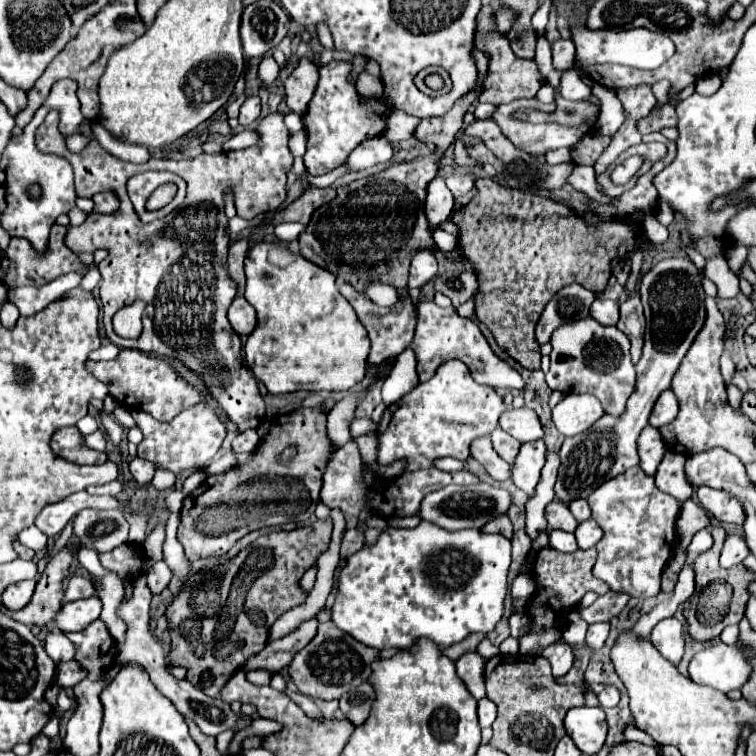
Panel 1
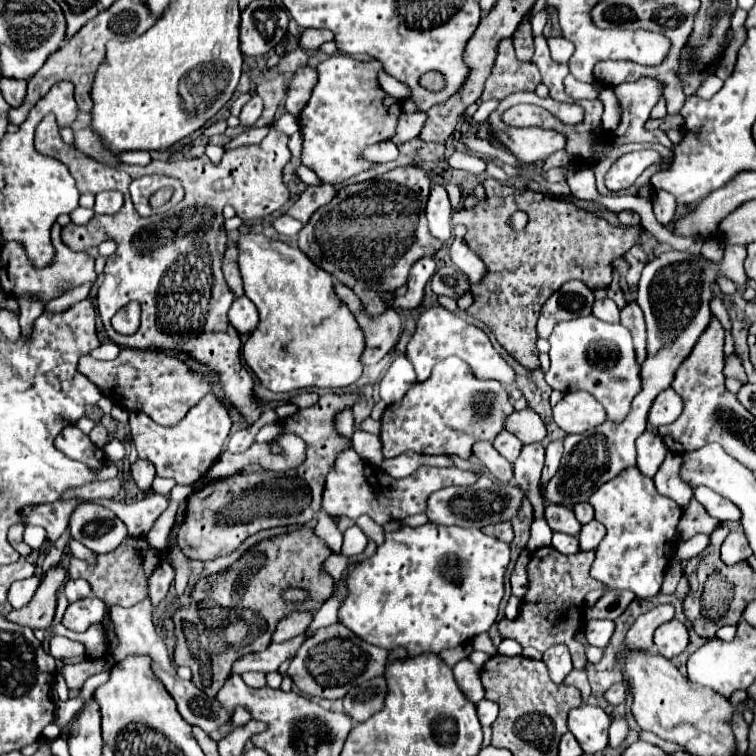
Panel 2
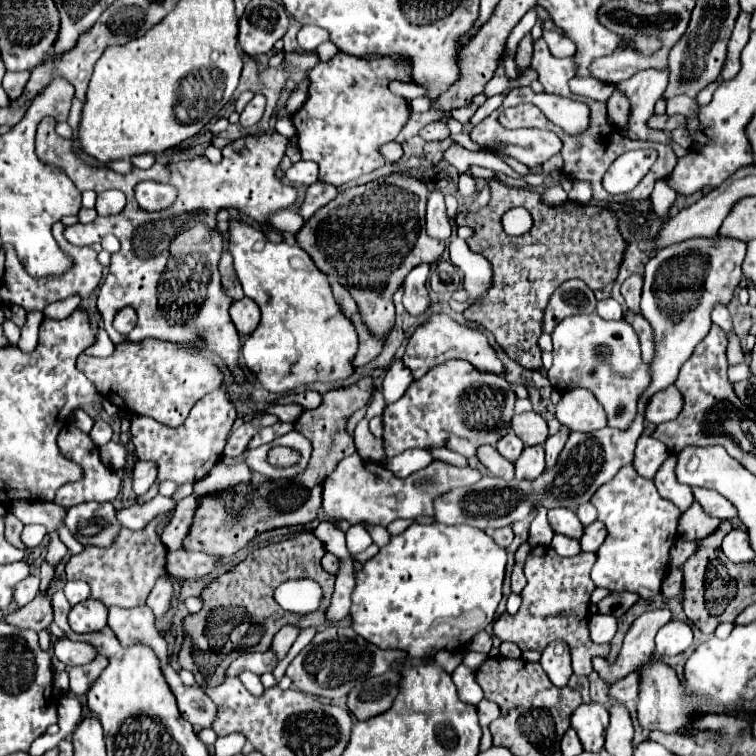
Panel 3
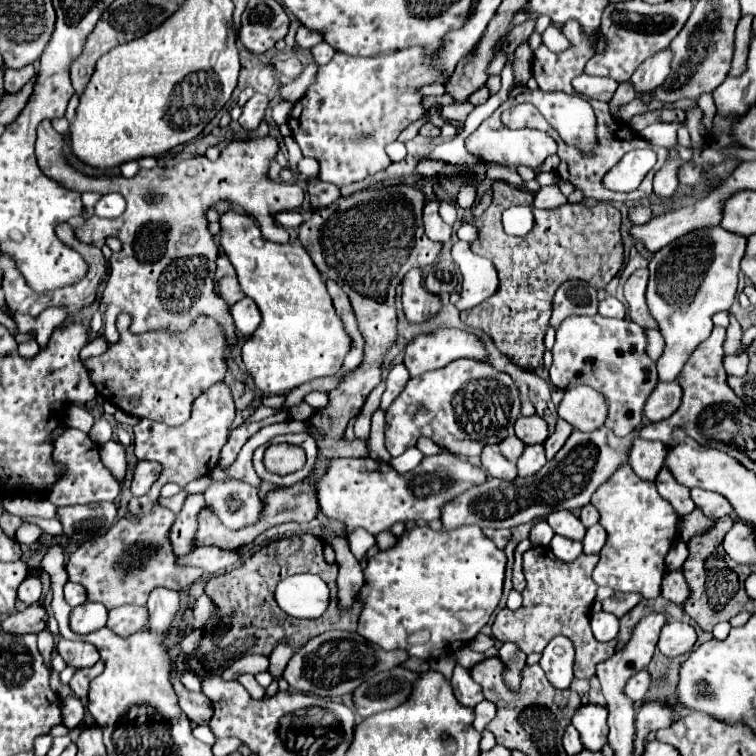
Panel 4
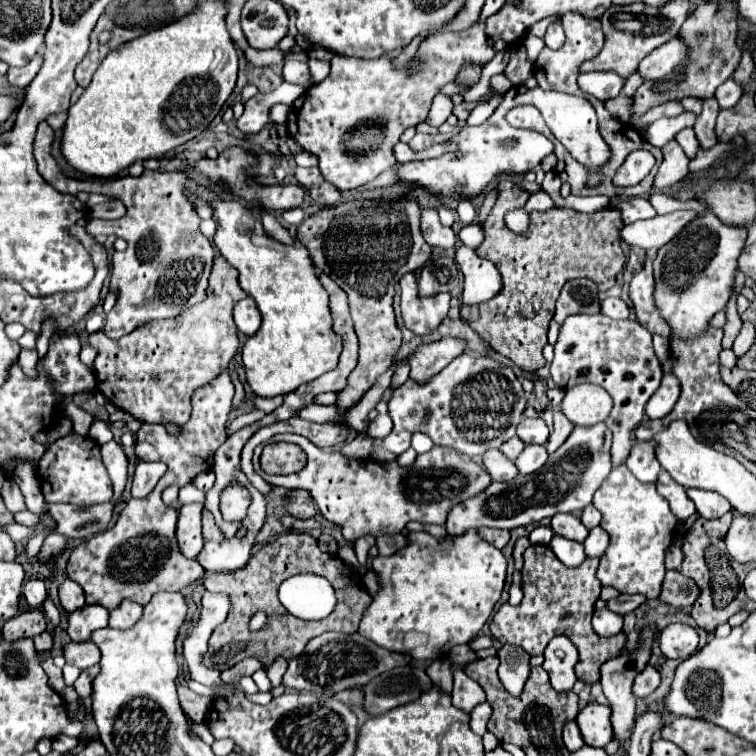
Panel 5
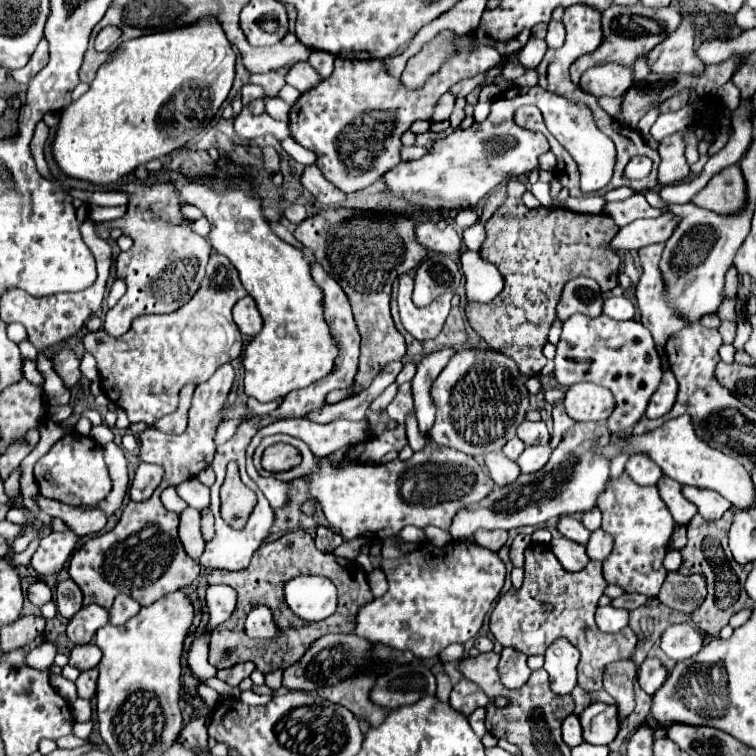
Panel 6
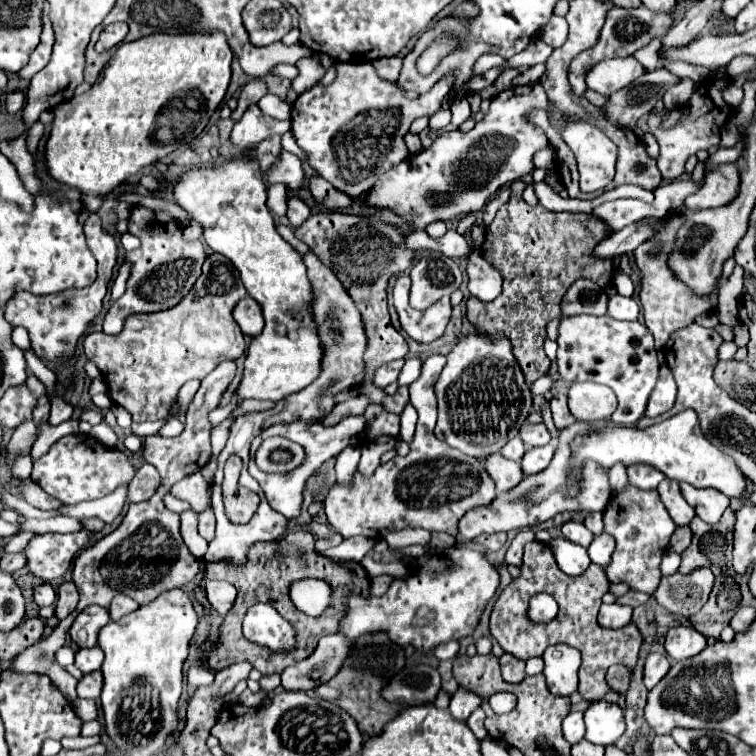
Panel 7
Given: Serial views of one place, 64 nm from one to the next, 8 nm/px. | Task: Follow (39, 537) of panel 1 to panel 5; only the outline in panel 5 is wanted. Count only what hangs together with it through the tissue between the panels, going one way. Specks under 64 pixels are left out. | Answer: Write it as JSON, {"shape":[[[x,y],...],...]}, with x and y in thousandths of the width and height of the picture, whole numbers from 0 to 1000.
{"shape":[[[13,693],[13,696],[8,696],[5,701],[13,706],[13,712],[16,712],[21,720],[34,720],[34,717],[48,706],[45,698],[37,698],[37,696],[29,696],[29,693]]]}

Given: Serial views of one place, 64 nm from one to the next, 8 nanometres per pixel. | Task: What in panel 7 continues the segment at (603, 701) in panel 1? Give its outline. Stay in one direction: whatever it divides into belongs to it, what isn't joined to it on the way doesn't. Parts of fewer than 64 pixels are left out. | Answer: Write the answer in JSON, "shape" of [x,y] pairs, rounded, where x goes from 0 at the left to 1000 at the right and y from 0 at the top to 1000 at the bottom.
{"shape":[[[860,865],[852,878],[852,907],[857,913],[862,913],[884,892],[884,884],[886,884],[886,878],[884,878],[881,868]]]}

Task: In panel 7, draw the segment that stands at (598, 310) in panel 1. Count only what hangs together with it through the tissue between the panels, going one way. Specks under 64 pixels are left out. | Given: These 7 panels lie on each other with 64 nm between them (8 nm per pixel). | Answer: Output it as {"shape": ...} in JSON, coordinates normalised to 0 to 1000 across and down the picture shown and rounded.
{"shape":[[[820,389],[807,392],[804,397],[804,415],[815,423],[841,423],[844,421],[844,402],[836,394],[825,394]]]}

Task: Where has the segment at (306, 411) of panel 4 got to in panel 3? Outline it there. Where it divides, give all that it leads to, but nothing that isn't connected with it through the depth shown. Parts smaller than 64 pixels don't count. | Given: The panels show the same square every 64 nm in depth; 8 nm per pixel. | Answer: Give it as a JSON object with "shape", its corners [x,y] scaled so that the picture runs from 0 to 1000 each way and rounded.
{"shape":[[[365,534],[365,537],[357,537],[352,545],[365,548],[373,558],[389,558],[389,556],[399,548],[399,537],[394,537],[394,534],[378,534],[378,537],[370,537],[370,534]]]}

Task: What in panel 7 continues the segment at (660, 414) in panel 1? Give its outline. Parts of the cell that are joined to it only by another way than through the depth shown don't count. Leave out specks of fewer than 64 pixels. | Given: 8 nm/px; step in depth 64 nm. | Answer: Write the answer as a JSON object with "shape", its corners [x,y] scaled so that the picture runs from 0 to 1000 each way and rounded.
{"shape":[[[876,484],[873,487],[870,508],[868,508],[868,513],[860,521],[854,550],[857,553],[868,553],[868,550],[884,545],[892,537],[892,529],[894,529],[894,505],[892,505],[892,497],[886,495],[884,484]]]}

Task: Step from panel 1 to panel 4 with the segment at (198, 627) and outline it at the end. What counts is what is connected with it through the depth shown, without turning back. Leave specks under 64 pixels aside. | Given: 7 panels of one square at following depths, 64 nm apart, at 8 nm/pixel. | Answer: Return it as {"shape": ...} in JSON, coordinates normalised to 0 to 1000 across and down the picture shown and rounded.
{"shape":[[[397,706],[357,717],[354,722],[347,722],[341,730],[336,730],[320,749],[280,765],[272,772],[272,788],[283,794],[288,807],[286,815],[280,815],[278,823],[270,828],[270,839],[257,870],[246,870],[246,886],[259,889],[262,894],[291,894],[310,873],[323,865],[357,868],[370,844],[384,844],[384,849],[394,860],[405,847],[431,833],[471,833],[474,812],[479,804],[474,796],[468,796],[460,810],[450,810],[444,804],[444,794],[437,794],[431,812],[418,820],[394,820],[370,807],[370,802],[362,796],[362,778],[370,767],[389,759],[421,759],[423,765],[429,765],[439,786],[444,780],[447,749],[437,749],[429,743],[426,714],[415,706]]]}

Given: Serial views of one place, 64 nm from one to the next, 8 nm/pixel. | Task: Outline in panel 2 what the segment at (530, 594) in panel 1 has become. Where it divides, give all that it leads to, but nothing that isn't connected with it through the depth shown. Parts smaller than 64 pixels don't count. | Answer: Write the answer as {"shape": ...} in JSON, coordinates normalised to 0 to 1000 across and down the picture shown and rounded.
{"shape":[[[693,728],[683,743],[680,757],[677,757],[677,786],[685,791],[693,791],[698,783],[698,757],[696,757],[698,743],[701,743],[701,730]]]}

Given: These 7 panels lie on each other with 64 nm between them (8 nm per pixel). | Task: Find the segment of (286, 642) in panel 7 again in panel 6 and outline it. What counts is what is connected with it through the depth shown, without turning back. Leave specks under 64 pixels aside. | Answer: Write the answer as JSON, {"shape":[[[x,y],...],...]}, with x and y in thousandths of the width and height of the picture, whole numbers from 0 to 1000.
{"shape":[[[352,802],[336,804],[325,817],[325,839],[331,844],[362,844],[368,831],[360,823],[360,810]]]}

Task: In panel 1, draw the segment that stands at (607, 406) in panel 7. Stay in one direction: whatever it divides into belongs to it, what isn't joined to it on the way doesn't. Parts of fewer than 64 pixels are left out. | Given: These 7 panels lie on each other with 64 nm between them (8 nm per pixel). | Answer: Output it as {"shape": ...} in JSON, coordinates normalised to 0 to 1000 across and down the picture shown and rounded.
{"shape":[[[751,521],[735,540],[730,540],[733,563],[746,577],[762,577],[772,571],[796,548],[796,534],[780,521]]]}

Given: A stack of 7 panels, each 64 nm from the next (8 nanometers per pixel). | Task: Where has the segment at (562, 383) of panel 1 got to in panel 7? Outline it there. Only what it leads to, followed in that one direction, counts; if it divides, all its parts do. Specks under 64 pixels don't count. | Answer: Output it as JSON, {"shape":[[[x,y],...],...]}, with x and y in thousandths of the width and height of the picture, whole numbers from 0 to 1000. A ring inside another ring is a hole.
{"shape":[[[802,418],[743,421],[738,434],[738,495],[746,505],[780,503],[802,508],[817,526],[817,540],[807,550],[815,563],[839,563],[854,545],[860,519],[870,503],[870,471],[865,447],[849,426],[820,426]],[[812,614],[804,627],[807,627],[807,646],[812,651],[817,651],[817,648],[823,648],[828,643],[831,630],[828,630],[828,616],[825,614]]]}

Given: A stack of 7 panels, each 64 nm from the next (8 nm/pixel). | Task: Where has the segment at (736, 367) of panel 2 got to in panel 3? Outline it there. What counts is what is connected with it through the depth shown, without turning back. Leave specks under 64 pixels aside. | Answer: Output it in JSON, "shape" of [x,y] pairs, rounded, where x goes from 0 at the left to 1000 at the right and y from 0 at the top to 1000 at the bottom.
{"shape":[[[968,439],[966,442],[966,450],[963,450],[963,481],[966,484],[974,484],[974,481],[981,481],[984,479],[984,468],[979,463],[979,447]]]}

